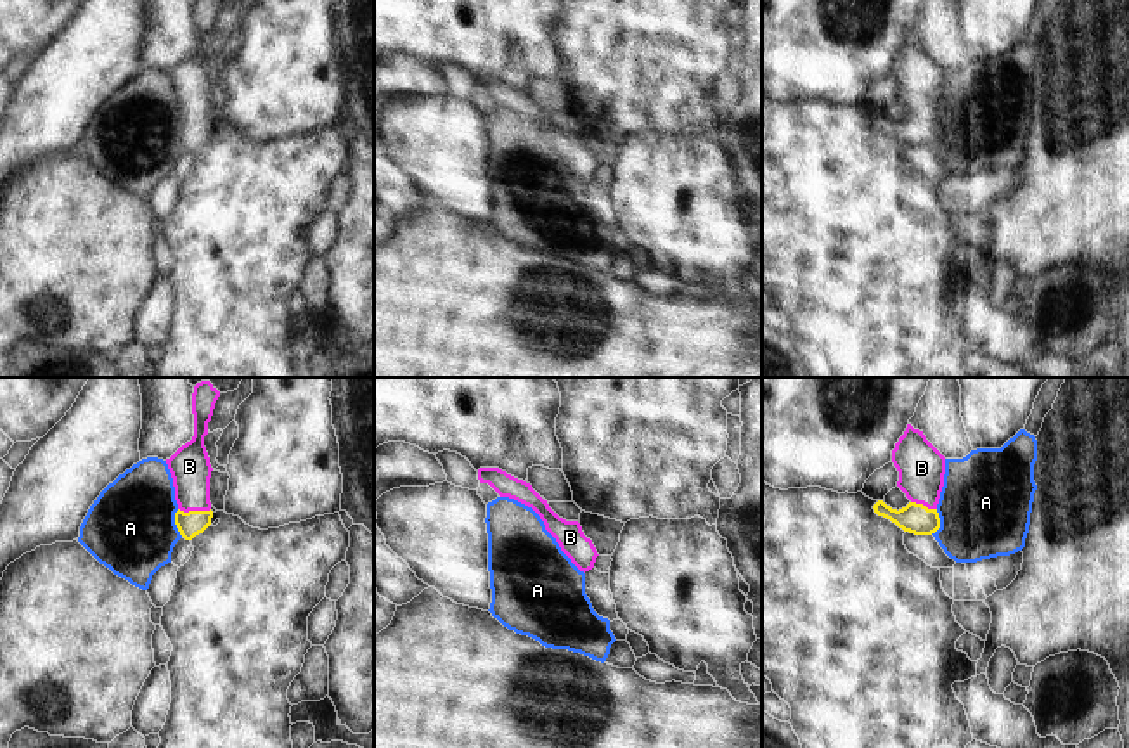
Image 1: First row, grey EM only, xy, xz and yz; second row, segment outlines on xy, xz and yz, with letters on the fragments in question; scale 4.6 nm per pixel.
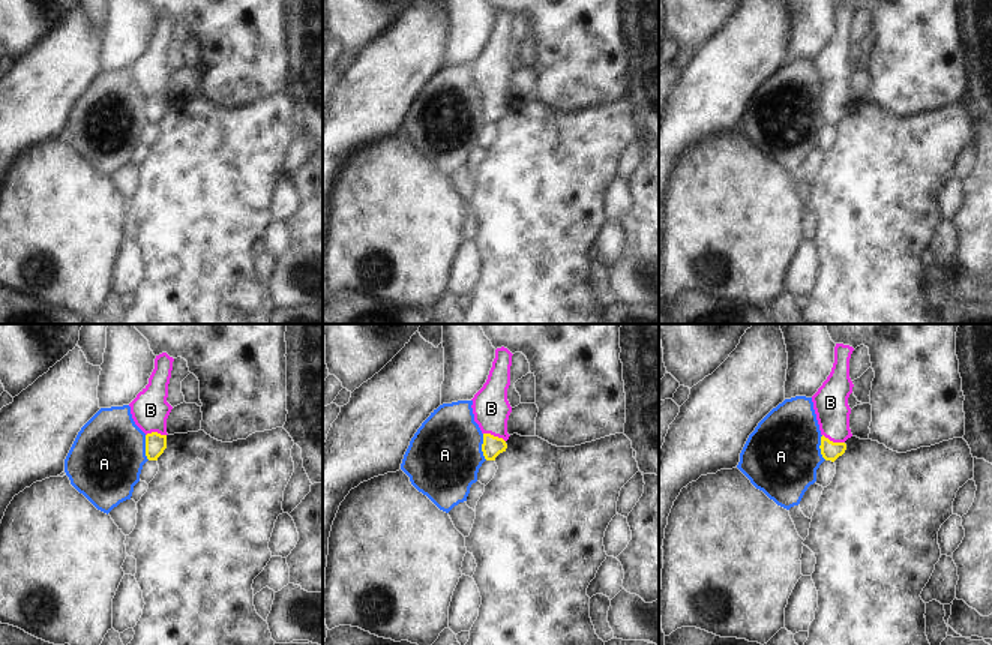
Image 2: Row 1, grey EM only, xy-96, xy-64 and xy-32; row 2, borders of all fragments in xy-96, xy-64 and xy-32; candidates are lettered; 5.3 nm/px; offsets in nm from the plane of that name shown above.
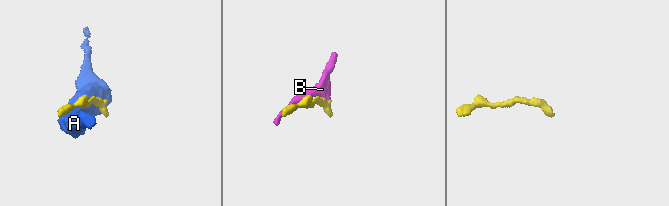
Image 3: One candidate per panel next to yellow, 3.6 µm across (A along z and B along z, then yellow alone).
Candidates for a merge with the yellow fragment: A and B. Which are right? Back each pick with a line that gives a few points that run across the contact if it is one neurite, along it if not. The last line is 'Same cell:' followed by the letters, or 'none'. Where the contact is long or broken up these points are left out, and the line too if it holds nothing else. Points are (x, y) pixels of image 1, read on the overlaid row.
B: Line: xy (191, 523), (194, 511), (189, 466)
Same cell: B

